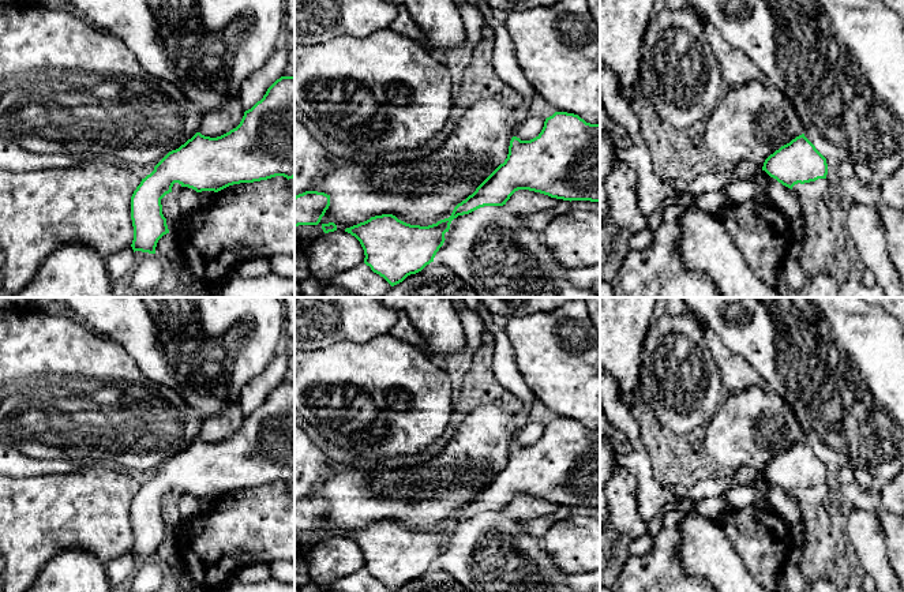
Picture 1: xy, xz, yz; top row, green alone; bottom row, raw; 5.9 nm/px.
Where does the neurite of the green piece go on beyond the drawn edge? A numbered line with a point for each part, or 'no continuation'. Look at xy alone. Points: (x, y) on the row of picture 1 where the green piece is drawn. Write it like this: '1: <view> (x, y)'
no continuation

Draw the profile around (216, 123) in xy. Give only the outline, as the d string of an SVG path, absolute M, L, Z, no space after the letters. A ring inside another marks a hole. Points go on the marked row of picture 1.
M233 98L220 109L205 113L199 132L210 138L221 136L240 124L244 112L240 100Z

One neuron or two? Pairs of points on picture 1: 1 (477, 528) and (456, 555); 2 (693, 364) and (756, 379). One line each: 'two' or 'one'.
1: one
2: two

